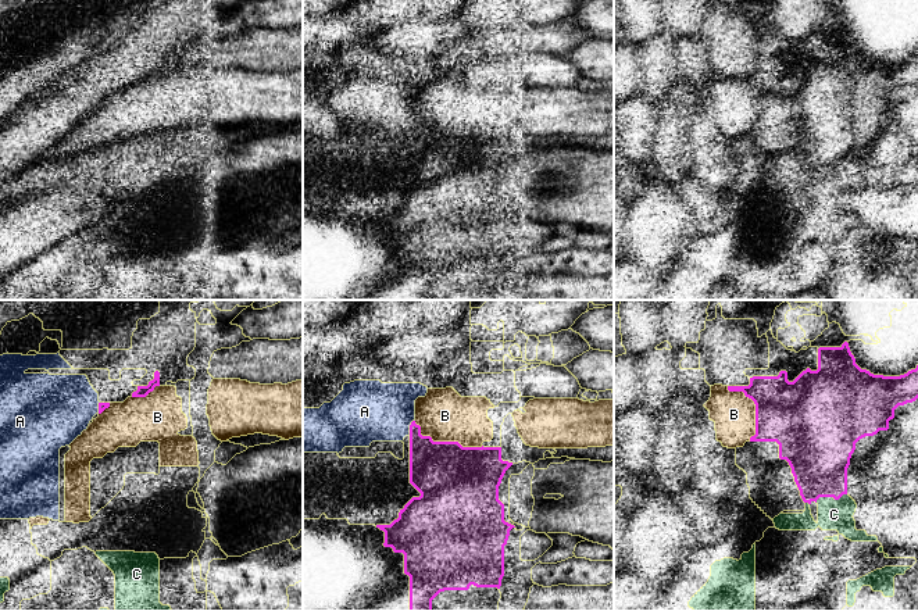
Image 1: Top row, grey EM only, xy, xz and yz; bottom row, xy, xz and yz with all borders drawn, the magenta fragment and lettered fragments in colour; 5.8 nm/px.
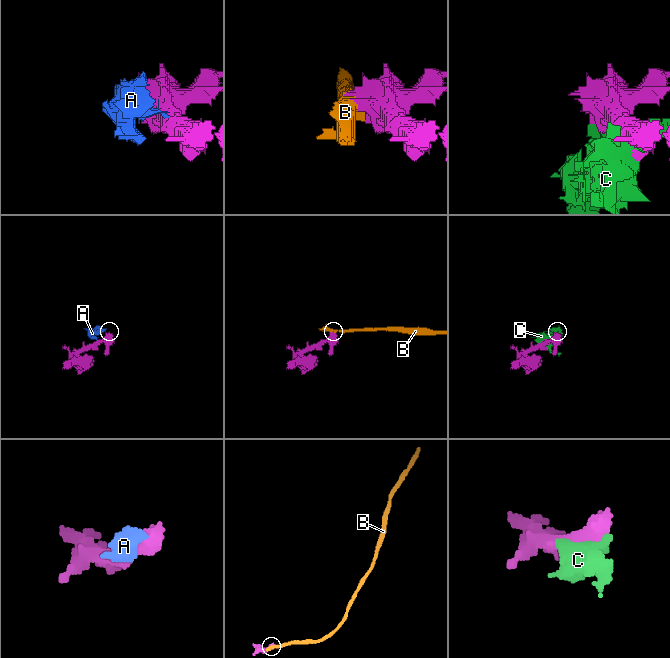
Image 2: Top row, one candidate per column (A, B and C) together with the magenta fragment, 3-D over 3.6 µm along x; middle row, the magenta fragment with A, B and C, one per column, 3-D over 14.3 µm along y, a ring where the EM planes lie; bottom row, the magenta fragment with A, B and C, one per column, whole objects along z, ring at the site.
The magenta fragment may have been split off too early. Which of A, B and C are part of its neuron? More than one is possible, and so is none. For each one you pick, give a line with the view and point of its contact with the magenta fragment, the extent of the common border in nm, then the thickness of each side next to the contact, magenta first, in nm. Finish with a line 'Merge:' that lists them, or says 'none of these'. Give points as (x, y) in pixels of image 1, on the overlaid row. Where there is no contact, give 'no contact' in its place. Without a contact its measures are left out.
Merge: none of these

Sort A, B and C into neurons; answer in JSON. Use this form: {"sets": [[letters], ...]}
{"sets": [["A"], ["B"], ["C"]]}

